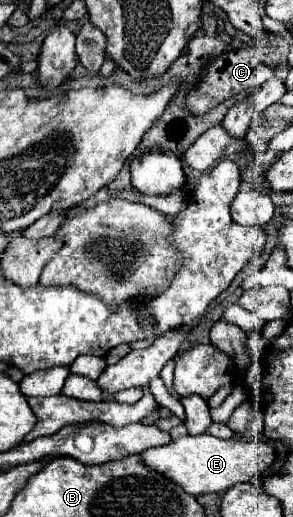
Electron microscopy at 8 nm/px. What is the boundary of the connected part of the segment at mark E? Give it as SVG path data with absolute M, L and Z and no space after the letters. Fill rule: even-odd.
M208 433L204 435L184 435L178 439L172 439L166 445L152 447L140 453L140 459L146 467L158 471L160 475L166 475L176 485L180 485L186 493L198 497L202 493L216 493L226 491L234 483L250 481L252 477L262 475L266 467L274 461L274 449L264 443L262 439L218 439Z

